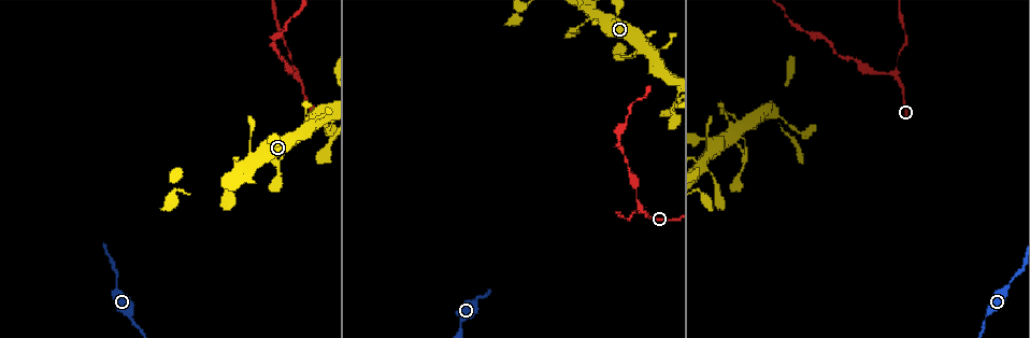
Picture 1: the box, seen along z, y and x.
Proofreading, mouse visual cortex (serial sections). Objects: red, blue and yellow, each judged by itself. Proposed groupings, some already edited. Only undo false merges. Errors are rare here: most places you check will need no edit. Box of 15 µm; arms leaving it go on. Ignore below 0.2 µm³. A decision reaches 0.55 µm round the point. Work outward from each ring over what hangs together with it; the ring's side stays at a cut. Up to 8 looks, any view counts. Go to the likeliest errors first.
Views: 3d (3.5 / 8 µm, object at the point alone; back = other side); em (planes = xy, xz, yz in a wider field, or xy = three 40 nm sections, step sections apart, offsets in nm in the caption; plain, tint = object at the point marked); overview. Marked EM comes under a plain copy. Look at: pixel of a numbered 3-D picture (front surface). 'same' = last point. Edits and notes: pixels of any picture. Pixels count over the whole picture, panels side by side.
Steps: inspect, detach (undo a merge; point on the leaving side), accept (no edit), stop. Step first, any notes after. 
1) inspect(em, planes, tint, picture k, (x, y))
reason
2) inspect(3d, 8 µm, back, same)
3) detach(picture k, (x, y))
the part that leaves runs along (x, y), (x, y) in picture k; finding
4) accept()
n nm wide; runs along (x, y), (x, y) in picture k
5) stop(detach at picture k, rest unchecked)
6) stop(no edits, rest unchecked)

inspect(3d, 3.5 µm, picture 1, (249, 168))
four-way junction

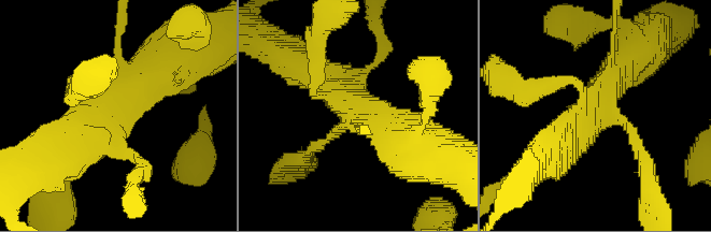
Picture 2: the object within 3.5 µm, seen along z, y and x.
inspect(em, xy, step 1, tint, picture 2, (113, 110))

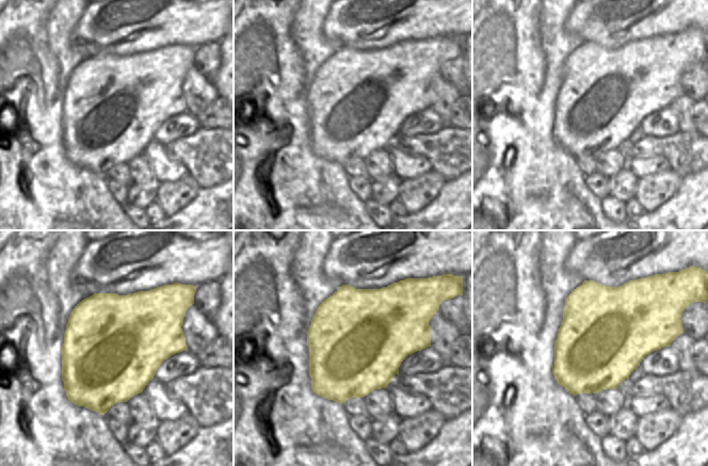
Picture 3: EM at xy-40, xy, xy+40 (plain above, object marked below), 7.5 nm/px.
accept()
runs along (165, 60), (96, 133), (69, 146) in picture 2; one cell here

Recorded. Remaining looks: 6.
inspect(3d, 3.5 µm, picture 1, (893, 77))
three-way junction

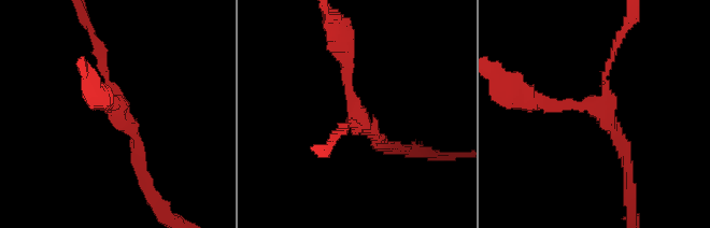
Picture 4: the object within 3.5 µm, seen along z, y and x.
inspect(em, xy, step 1, tint, picture 4, (117, 110))
3 arms; arms of 100, 150, 200 nm

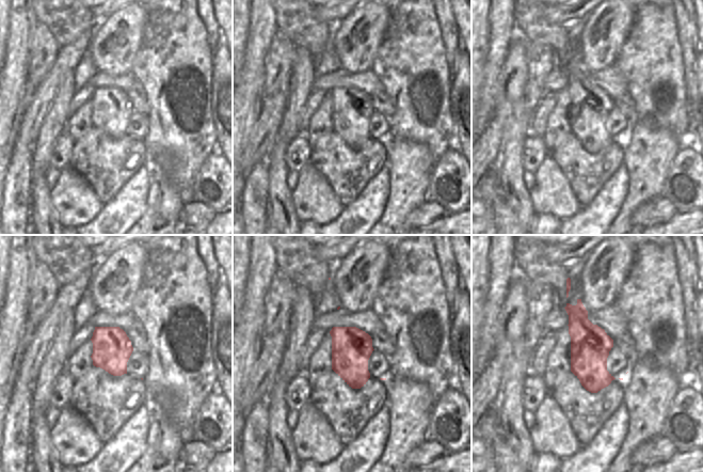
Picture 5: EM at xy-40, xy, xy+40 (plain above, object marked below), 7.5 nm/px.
accept()
runs along (627, 168), (594, 104), (537, 101) in picture 4; all the same cell

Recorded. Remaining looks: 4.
inspect(3d, 3.5 µm, picture 1, (732, 141))
three arms meet

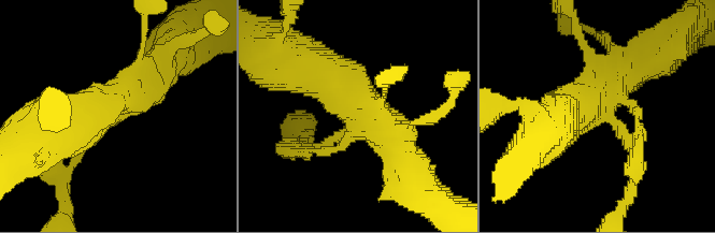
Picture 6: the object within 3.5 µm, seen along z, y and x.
inspect(em, xy, step 1, tint, picture 6, (600, 113))

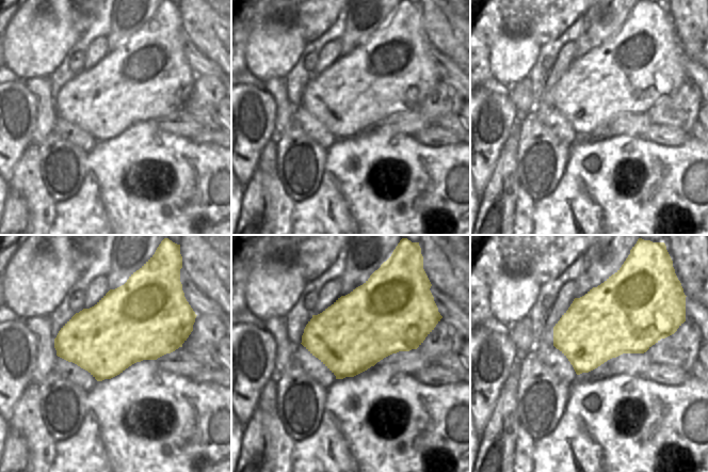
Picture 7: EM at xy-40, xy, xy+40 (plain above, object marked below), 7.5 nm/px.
inspect(em, xy, step 5, tint, same)

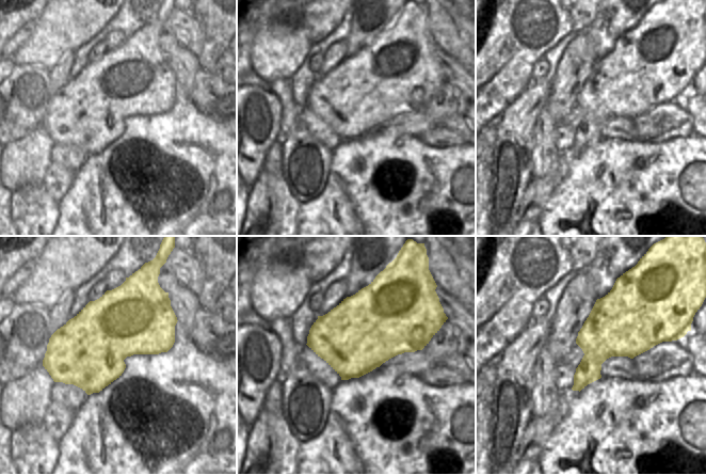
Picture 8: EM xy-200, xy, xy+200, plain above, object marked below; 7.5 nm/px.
accept()
runs along (302, 67), (323, 72), (402, 149) in picture 6; continuous, no second cell

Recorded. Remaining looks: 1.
stop(no edits, rest unchecked)

